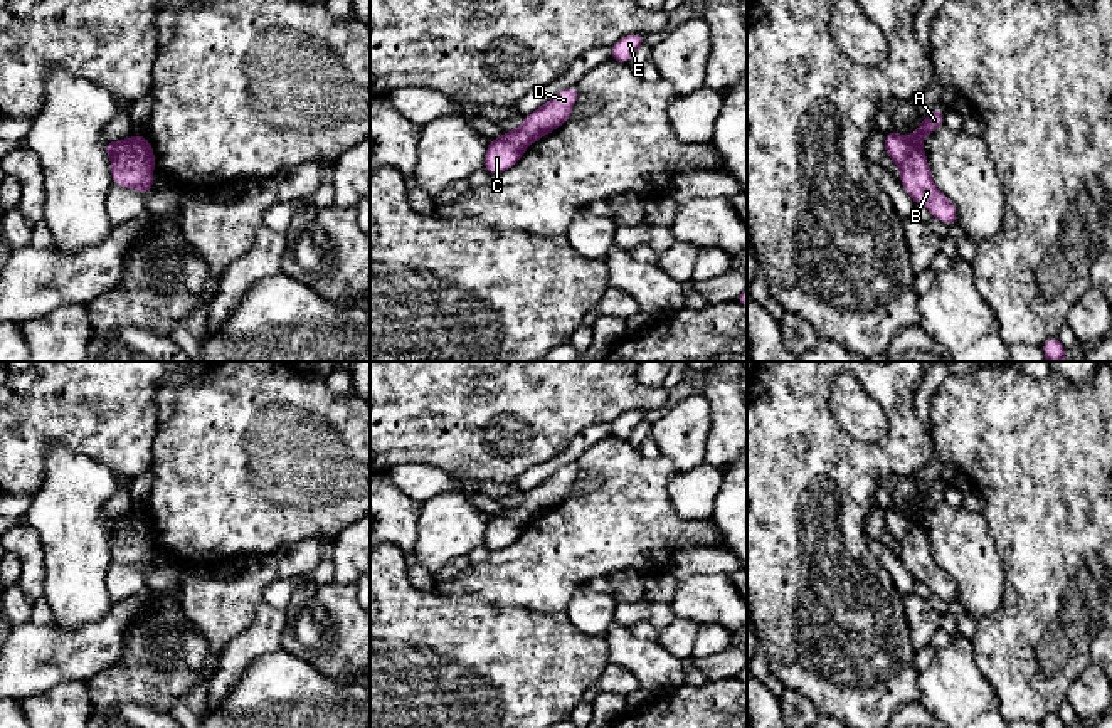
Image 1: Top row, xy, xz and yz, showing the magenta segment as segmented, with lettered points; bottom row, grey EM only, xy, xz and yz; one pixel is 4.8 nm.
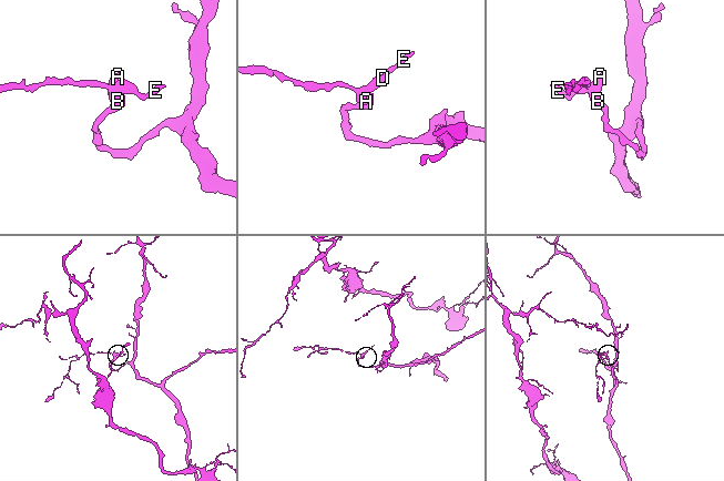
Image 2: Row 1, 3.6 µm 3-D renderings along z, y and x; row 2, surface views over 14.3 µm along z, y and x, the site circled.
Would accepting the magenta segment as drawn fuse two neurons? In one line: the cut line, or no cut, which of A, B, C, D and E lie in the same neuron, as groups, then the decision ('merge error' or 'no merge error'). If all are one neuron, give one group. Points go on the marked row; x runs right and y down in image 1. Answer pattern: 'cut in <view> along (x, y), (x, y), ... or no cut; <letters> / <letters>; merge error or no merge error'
cut in xy along (132, 137), (132, 153), (153, 167); A B C / D E; merge error

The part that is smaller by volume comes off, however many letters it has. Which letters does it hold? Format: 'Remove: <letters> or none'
Remove: D, E

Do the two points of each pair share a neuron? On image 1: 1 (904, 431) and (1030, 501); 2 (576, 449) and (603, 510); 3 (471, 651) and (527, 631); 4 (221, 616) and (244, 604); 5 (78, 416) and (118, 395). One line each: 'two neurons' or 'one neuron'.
1: two neurons
2: two neurons
3: one neuron
4: one neuron
5: one neuron

